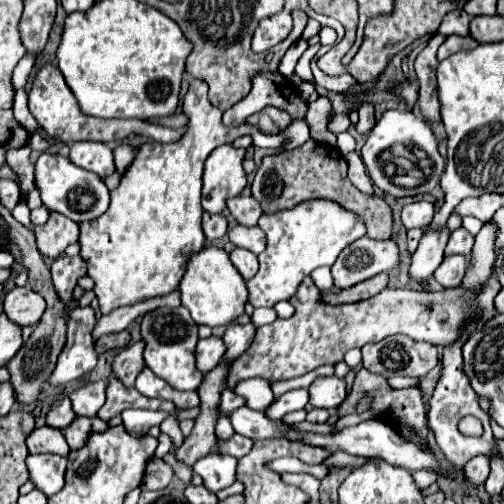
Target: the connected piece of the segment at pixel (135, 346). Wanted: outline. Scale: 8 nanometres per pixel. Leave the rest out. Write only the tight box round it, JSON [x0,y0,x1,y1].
[112,341,144,387]

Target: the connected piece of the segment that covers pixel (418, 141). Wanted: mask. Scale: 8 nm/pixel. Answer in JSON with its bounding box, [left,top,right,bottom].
[362,109,444,197]

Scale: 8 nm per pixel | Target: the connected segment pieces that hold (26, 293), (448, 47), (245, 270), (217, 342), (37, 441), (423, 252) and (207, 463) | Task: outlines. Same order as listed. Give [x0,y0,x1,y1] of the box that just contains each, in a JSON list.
[[4,287,46,327],[438,35,478,61],[230,249,258,281],[196,337,224,373],[26,425,68,455],[410,227,448,281],[192,451,236,493]]

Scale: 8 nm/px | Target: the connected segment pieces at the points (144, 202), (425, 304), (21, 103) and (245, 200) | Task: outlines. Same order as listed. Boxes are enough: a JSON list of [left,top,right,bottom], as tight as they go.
[[80,77,312,315],[228,275,500,389],[12,87,41,133],[228,197,262,227]]

